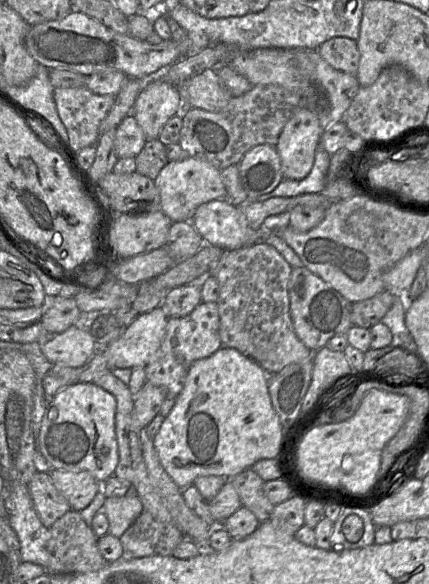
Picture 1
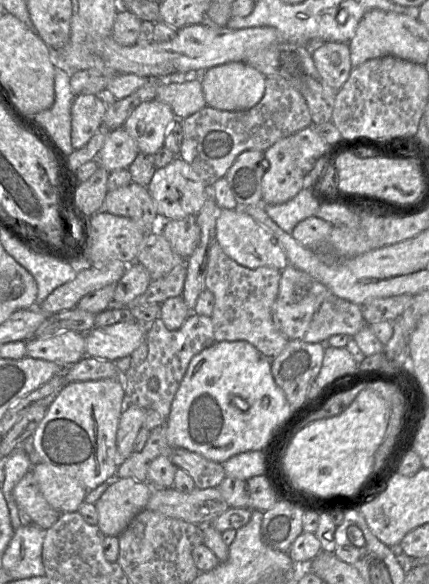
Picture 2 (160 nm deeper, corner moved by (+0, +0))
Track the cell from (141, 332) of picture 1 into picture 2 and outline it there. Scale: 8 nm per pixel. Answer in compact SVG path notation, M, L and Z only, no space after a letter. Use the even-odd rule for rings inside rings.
M135 321L93 328L85 334L86 356L112 362L130 356L146 341L146 326Z

